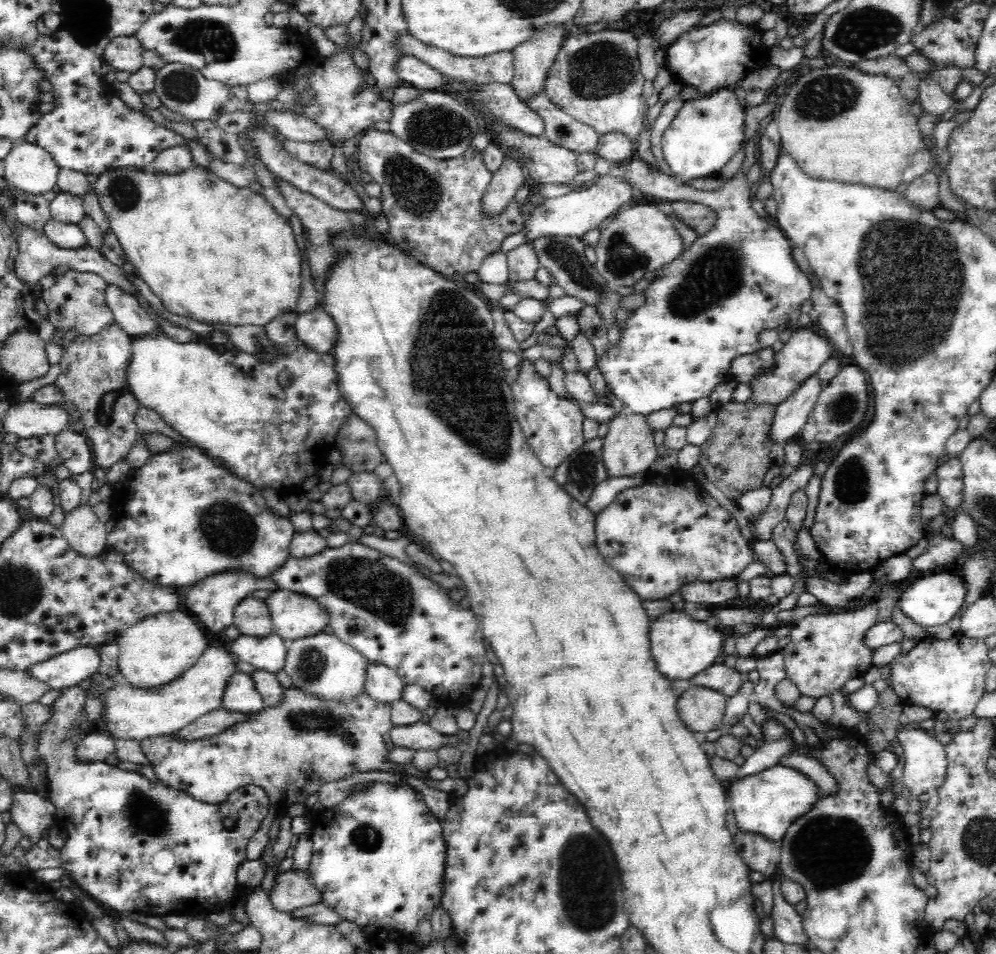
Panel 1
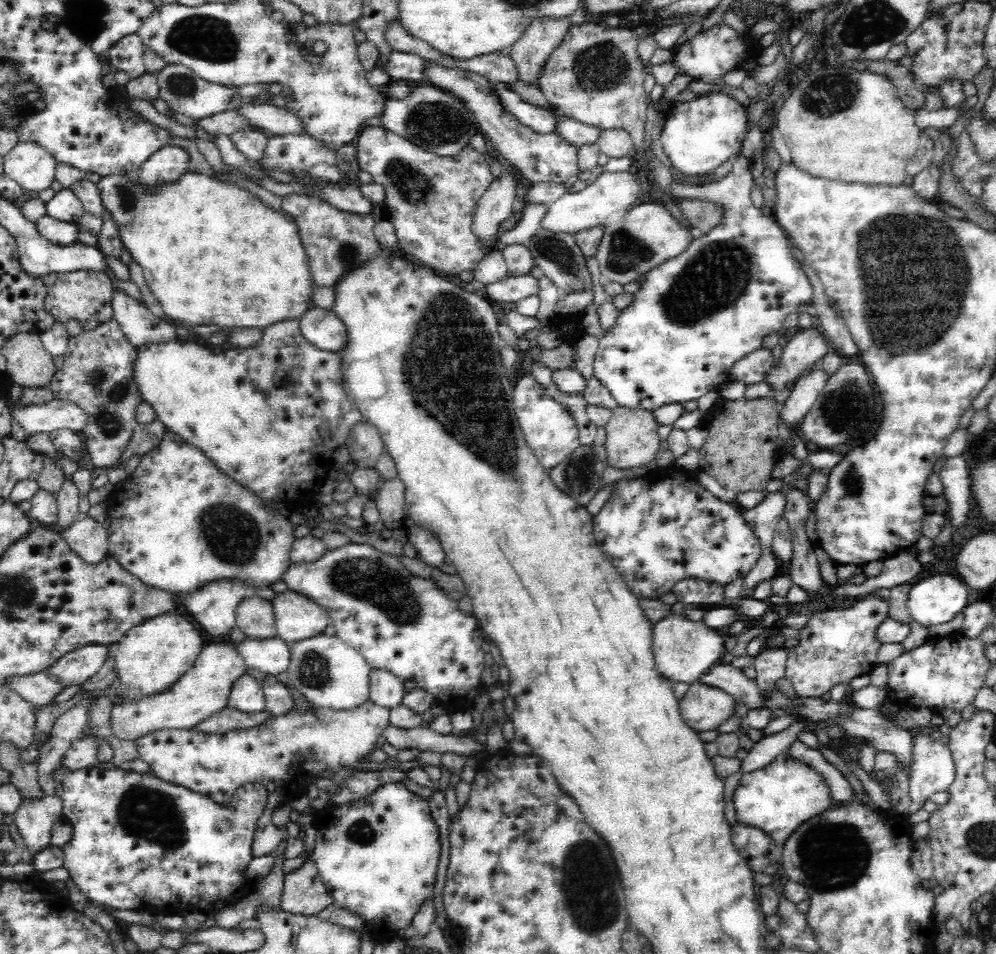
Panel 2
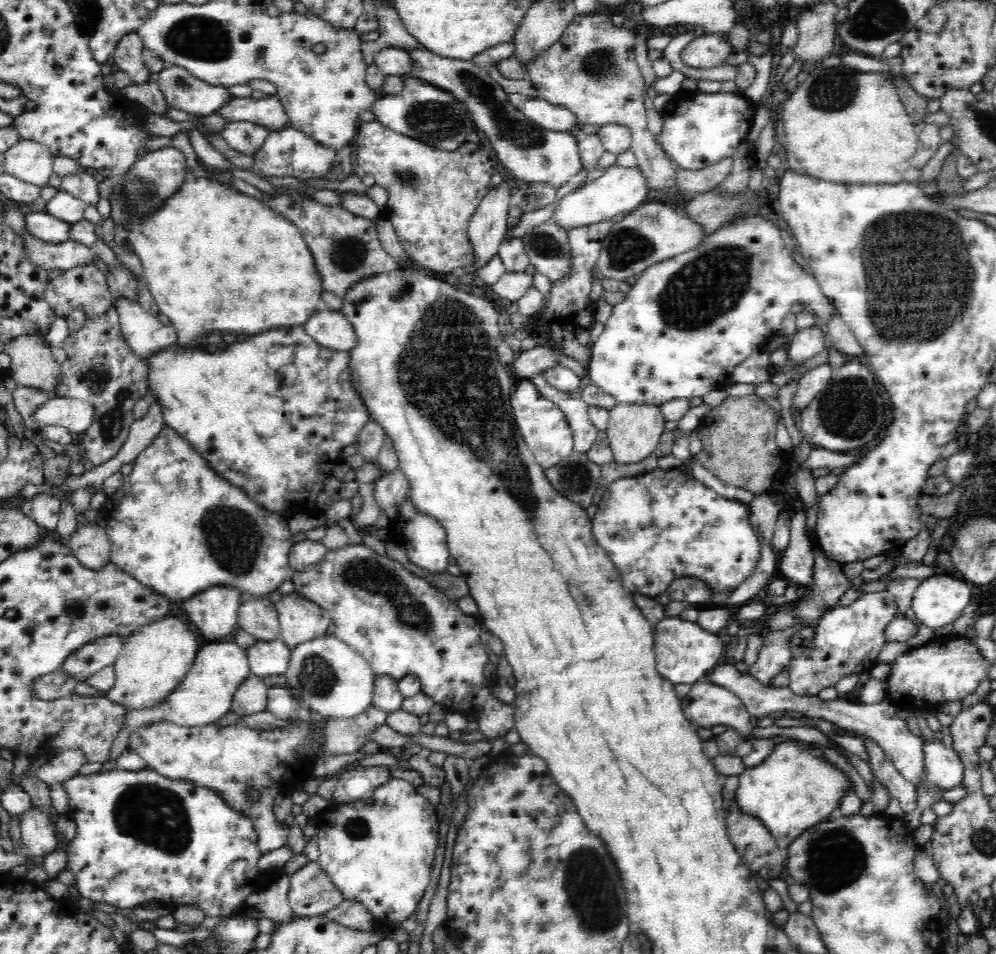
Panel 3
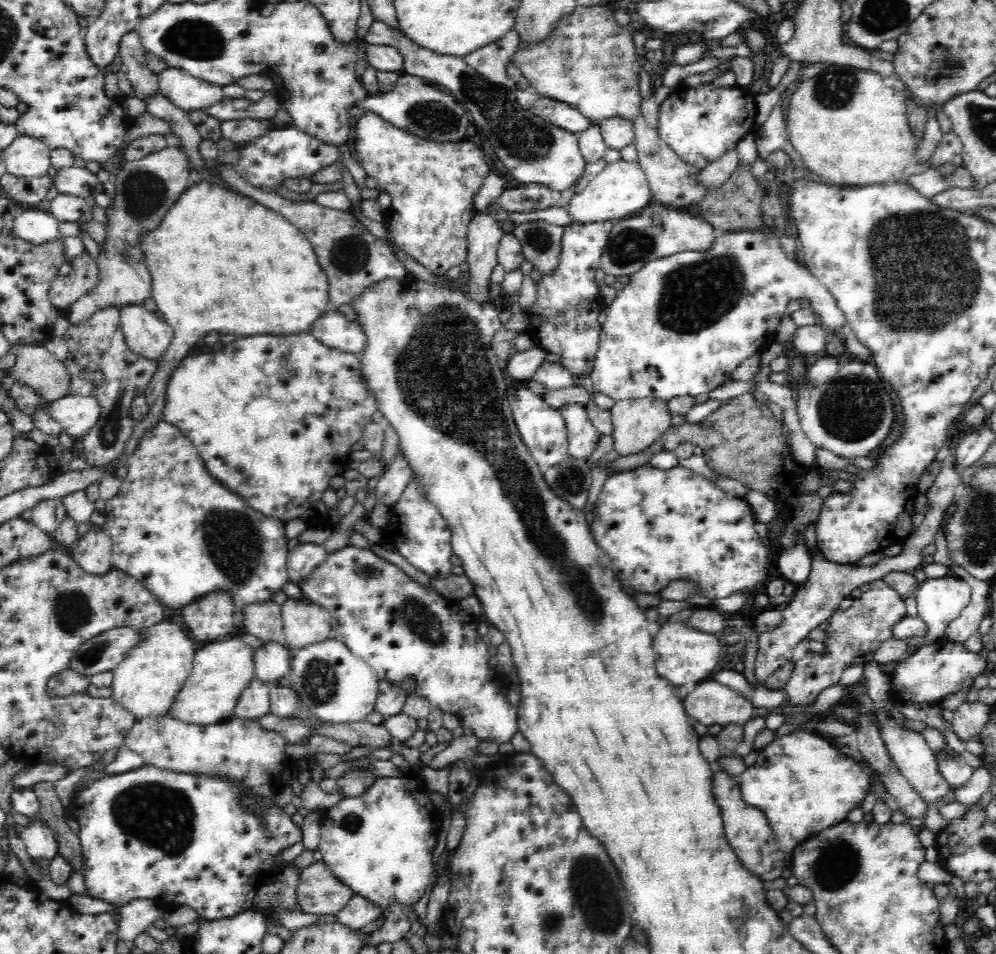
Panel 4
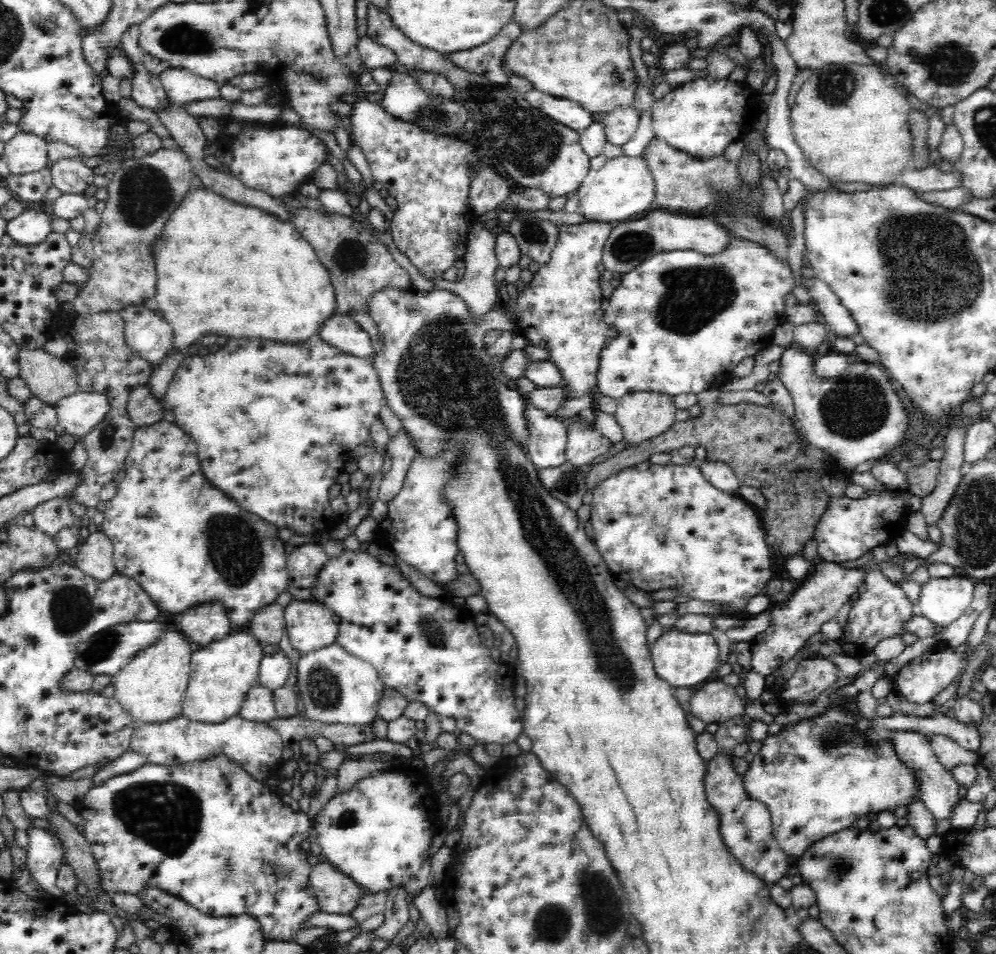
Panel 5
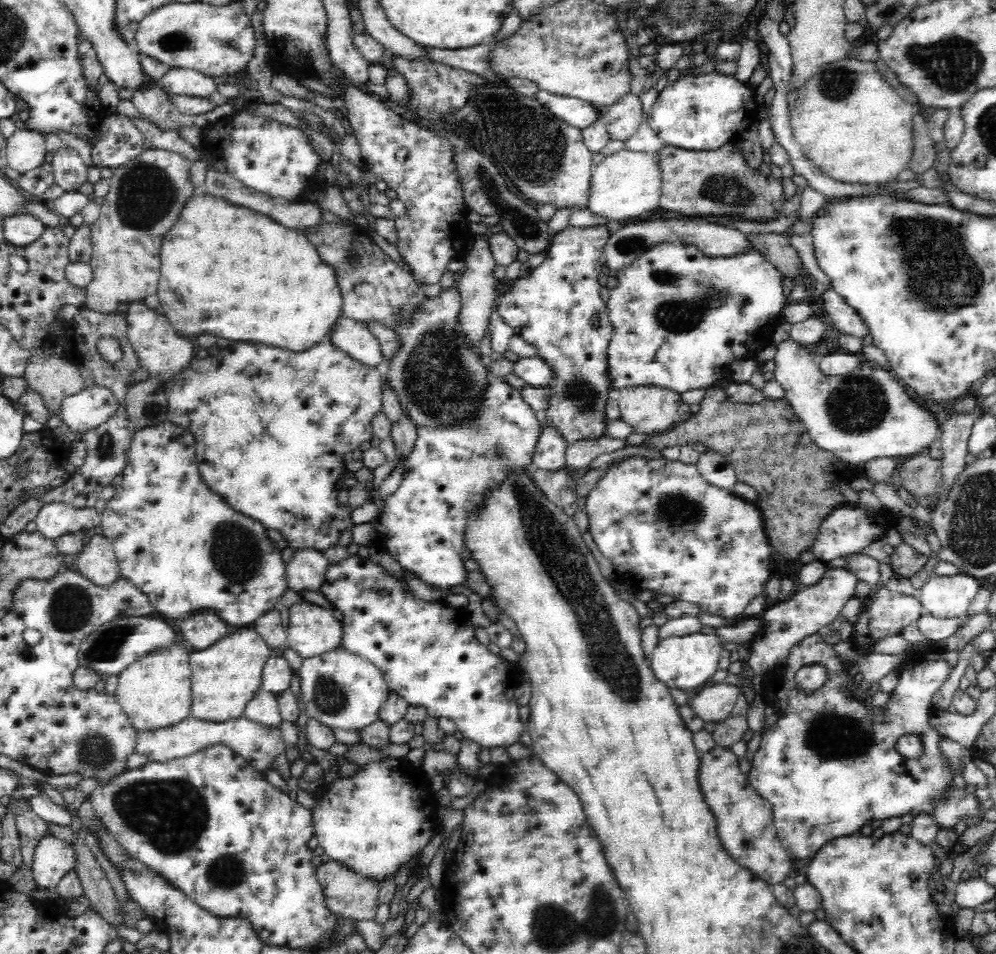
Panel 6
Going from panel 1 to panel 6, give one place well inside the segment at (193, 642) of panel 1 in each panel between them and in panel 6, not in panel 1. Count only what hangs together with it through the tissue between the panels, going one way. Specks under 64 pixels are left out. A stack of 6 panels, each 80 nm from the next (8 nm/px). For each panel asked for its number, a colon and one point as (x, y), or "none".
2: (153, 655)
3: (155, 658)
4: (146, 683)
5: (151, 687)
6: (155, 691)

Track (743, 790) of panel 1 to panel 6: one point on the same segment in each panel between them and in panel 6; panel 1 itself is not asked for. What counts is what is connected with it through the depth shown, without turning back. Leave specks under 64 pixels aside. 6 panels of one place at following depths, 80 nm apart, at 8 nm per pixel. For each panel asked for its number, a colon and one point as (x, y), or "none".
2: (777, 799)
3: (794, 788)
4: (802, 785)
5: (808, 776)
6: (819, 787)

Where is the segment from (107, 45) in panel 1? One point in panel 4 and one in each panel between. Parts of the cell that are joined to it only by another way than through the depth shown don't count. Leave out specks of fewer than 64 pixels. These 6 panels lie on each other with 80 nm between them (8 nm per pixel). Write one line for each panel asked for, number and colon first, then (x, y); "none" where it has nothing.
2: (127, 54)
3: (128, 54)
4: (144, 82)

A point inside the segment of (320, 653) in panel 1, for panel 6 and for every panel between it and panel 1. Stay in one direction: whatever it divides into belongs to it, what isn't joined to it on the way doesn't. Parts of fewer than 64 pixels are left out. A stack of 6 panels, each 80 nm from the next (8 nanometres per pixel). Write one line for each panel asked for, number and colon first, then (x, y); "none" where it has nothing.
2: (331, 675)
3: (329, 677)
4: (337, 686)
5: (336, 687)
6: (341, 690)

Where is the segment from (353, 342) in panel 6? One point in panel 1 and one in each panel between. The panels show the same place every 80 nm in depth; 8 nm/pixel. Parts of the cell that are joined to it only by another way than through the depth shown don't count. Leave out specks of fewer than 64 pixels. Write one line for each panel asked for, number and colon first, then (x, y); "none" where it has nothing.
1: (315, 329)
2: (320, 327)
3: (328, 327)
4: (333, 329)
5: (343, 333)

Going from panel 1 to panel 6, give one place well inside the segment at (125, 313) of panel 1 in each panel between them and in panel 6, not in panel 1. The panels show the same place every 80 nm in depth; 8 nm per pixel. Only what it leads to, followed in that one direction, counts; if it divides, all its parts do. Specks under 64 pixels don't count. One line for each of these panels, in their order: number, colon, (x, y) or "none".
2: (141, 328)
3: (146, 334)
4: (147, 334)
5: (147, 333)
6: (160, 351)

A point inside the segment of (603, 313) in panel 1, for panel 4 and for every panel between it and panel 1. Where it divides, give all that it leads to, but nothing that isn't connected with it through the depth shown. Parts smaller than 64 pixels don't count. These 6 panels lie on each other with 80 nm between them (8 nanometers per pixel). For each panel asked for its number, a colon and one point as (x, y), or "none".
2: (558, 255)
3: (548, 246)
4: (542, 242)

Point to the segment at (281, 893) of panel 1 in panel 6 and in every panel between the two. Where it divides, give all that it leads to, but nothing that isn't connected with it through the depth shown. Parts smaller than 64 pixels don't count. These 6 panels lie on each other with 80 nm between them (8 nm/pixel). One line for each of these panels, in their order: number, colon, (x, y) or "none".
2: (303, 893)
3: (309, 891)
4: (320, 893)
5: (335, 893)
6: (347, 894)

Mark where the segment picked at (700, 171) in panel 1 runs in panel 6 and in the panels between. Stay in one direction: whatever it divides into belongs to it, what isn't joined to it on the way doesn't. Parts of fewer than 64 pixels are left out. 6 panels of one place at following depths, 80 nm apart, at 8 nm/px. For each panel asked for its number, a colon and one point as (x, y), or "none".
2: (700, 135)
3: (700, 130)
4: (700, 125)
5: (702, 118)
6: (701, 113)

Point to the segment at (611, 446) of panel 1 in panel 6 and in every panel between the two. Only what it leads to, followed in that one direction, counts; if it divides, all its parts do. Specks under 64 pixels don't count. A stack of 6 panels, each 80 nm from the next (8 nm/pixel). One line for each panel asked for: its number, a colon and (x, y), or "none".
2: (632, 441)
3: (633, 431)
4: (637, 423)
5: (641, 416)
6: (648, 410)

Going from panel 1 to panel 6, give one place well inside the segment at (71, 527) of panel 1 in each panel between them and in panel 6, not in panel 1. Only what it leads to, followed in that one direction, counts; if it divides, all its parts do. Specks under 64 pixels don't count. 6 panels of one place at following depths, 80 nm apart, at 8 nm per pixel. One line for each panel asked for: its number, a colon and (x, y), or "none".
2: (88, 538)
3: (90, 544)
4: (93, 551)
5: (95, 557)
6: (96, 560)

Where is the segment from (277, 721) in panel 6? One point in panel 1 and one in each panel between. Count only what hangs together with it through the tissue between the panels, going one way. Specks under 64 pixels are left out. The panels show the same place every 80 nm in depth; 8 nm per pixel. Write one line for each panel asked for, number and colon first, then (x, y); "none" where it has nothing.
1: (240, 695)
2: (247, 696)
3: (251, 697)
4: (254, 702)
5: (258, 706)

